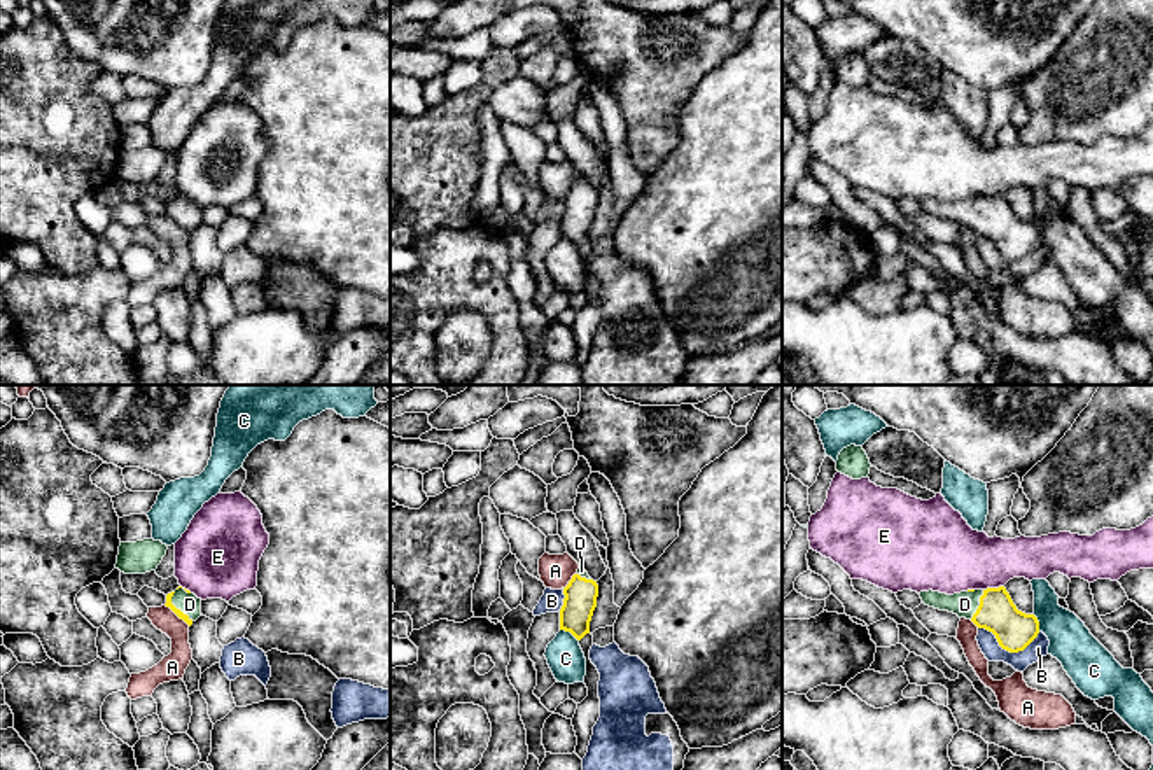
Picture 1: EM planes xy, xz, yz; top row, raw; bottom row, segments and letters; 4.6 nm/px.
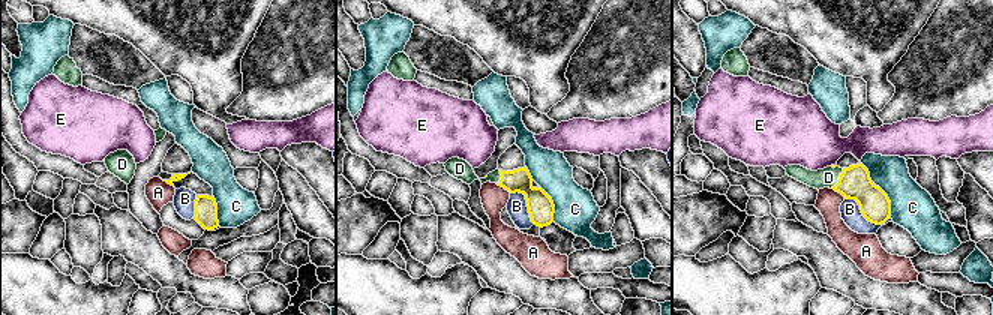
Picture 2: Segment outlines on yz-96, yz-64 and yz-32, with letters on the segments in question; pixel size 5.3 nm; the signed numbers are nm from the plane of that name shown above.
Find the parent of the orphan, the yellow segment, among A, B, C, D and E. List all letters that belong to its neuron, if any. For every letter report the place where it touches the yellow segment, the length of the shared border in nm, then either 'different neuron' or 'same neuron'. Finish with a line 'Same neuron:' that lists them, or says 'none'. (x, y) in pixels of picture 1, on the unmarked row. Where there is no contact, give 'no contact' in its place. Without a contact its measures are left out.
A: contact xy (177, 223); length 160 nm; different neuron
B: contact yz (1008, 258); length 280 nm; different neuron
C: contact xz (569, 238); length 110 nm; different neuron
D: contact xy (174, 214); length 170 nm; same neuron
E: contact yz (992, 196); length 100 nm; different neuron
Same neuron: D

